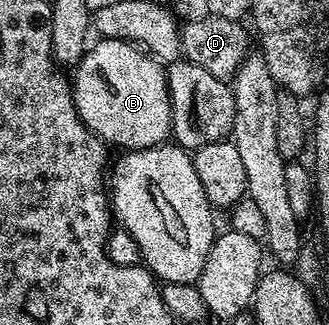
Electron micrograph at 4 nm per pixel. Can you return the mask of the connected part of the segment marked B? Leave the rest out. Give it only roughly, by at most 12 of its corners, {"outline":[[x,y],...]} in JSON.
{"outline":[[99,39],[73,69],[82,123],[122,150],[167,143],[166,68]]}

